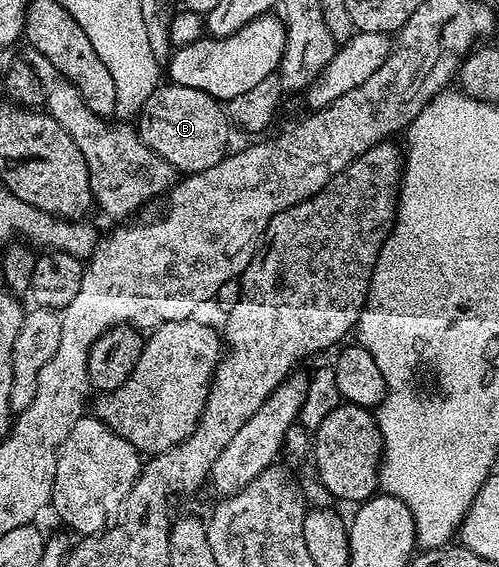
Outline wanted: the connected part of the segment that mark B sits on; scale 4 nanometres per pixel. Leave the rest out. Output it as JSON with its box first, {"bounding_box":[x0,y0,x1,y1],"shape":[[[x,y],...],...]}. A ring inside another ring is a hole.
{"bounding_box":[135,83,231,175],"shape":[[[172,83],[158,84],[157,90],[143,103],[141,112],[135,121],[137,134],[167,163],[171,163],[178,174],[188,175],[207,171],[215,167],[227,155],[229,145],[229,127],[231,120],[222,102],[213,98],[207,91],[199,91],[192,87],[183,87]]]}

